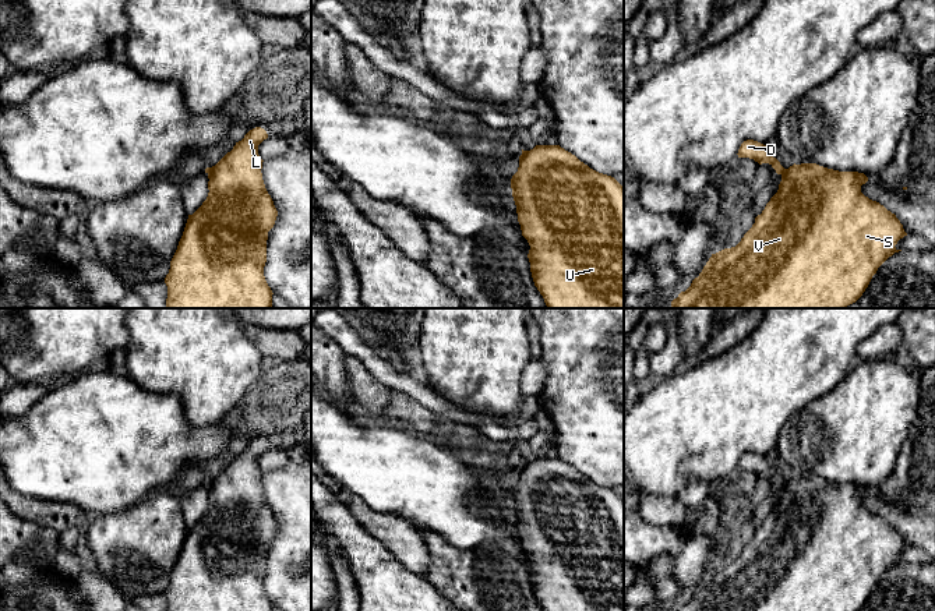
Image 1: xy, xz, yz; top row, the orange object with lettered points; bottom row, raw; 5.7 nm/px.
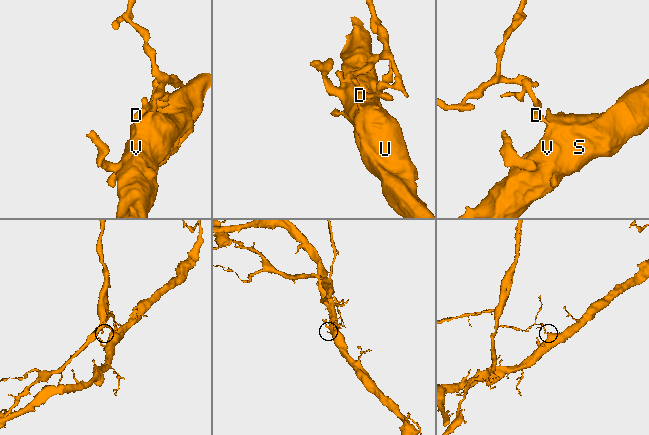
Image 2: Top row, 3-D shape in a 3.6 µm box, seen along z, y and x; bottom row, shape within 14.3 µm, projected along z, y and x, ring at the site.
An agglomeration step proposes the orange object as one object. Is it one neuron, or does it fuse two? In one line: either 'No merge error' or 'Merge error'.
Merge error

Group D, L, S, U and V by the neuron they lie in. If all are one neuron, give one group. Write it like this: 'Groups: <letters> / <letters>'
Groups: D / L S U V

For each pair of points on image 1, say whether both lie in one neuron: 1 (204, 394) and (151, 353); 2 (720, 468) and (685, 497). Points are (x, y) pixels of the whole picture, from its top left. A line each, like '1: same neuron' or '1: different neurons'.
1: same neuron
2: different neurons

